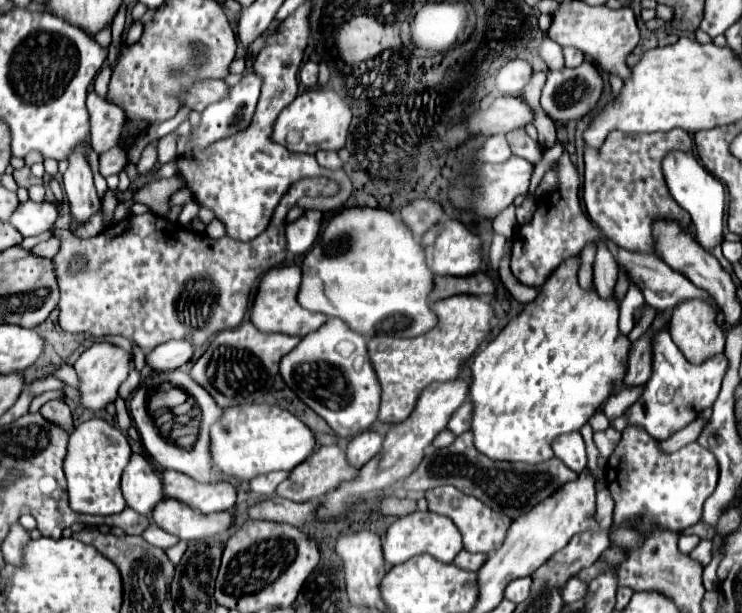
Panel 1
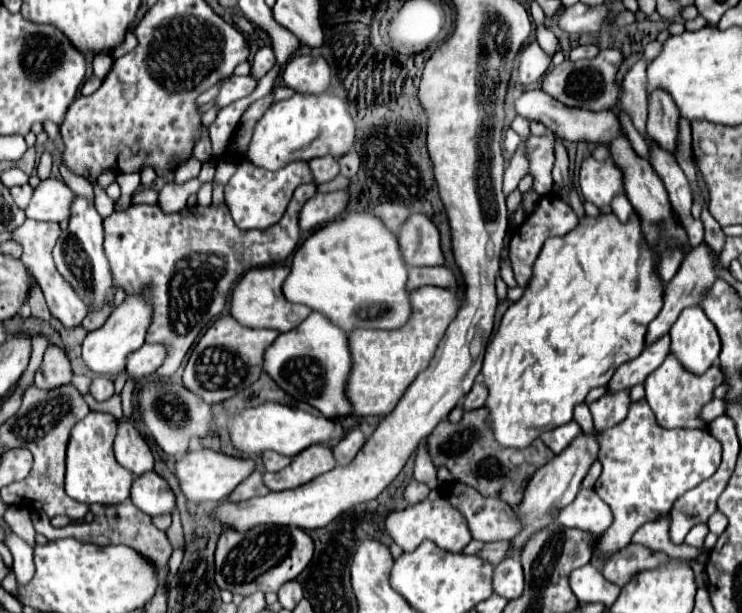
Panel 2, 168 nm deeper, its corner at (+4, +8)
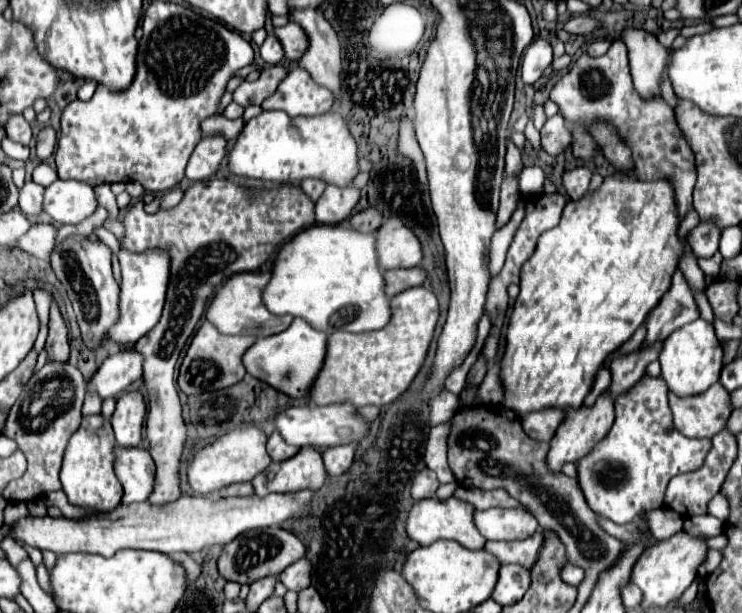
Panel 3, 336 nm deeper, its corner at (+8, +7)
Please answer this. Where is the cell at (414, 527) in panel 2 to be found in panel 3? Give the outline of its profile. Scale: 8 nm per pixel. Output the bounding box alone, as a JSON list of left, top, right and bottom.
[405,497,485,549]

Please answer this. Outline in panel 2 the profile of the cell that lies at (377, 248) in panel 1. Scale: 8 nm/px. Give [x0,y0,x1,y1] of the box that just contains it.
[283,212,411,332]

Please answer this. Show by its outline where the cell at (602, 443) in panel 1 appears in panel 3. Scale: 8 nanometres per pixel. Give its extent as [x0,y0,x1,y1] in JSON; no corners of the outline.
[607,343,661,401]

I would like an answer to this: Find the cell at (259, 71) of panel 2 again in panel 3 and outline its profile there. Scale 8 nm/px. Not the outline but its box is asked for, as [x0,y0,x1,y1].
[261,11,283,65]

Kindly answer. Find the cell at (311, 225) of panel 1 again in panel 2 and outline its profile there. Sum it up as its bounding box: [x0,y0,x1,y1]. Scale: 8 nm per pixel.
[299,192,349,230]

